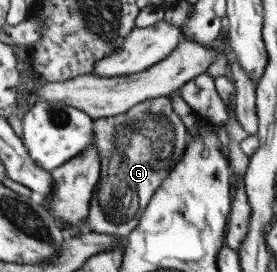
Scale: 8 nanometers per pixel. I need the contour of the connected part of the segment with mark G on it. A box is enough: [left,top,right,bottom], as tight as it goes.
[85,97,187,237]

